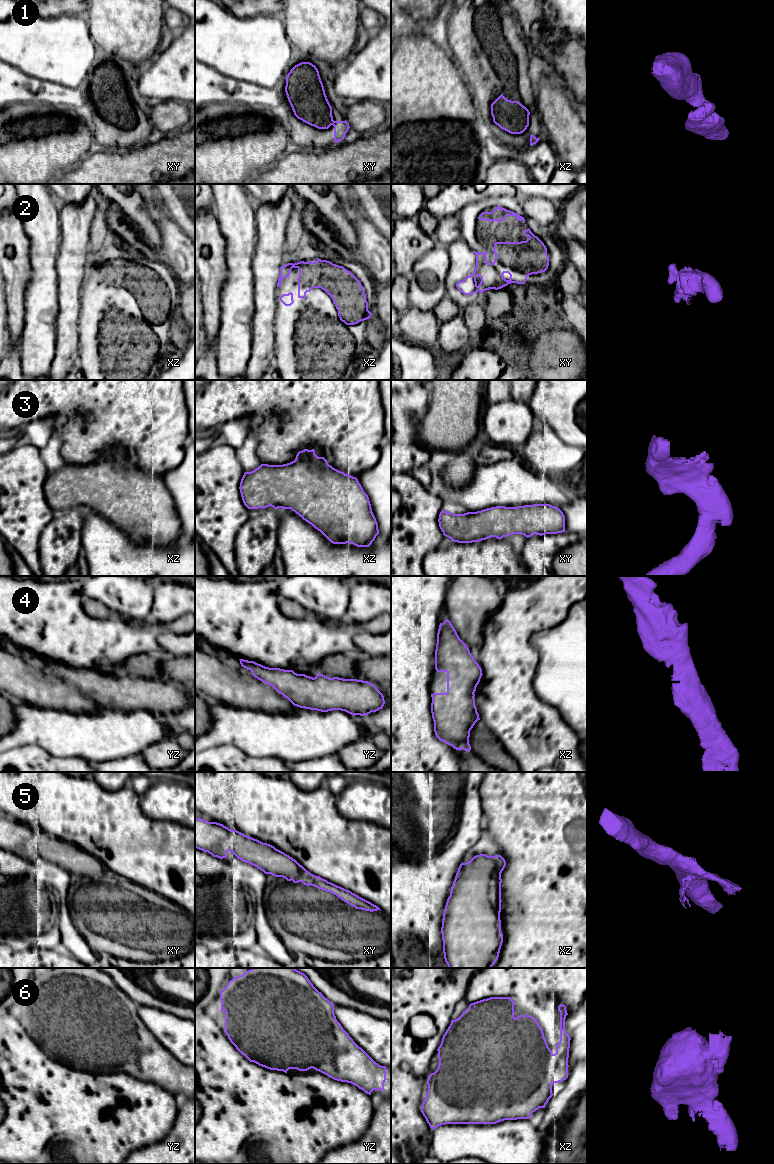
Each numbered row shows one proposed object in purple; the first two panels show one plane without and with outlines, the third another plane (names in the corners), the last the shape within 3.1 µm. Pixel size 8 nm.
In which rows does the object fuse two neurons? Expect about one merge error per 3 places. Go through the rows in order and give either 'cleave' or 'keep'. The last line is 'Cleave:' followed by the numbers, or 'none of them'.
1: keep
2: cleave
3: keep
4: keep
5: cleave
6: keep
Cleave: 2, 5

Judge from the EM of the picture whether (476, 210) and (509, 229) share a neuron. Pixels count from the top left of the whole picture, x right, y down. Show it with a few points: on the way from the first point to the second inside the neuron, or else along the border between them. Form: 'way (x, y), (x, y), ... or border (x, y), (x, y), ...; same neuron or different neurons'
way (483, 218), (494, 229), (501, 229); same neuron

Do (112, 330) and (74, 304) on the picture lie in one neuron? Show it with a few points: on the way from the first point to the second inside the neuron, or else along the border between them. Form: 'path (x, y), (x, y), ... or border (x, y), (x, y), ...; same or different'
border (81, 298), (81, 309), (79, 312); different

